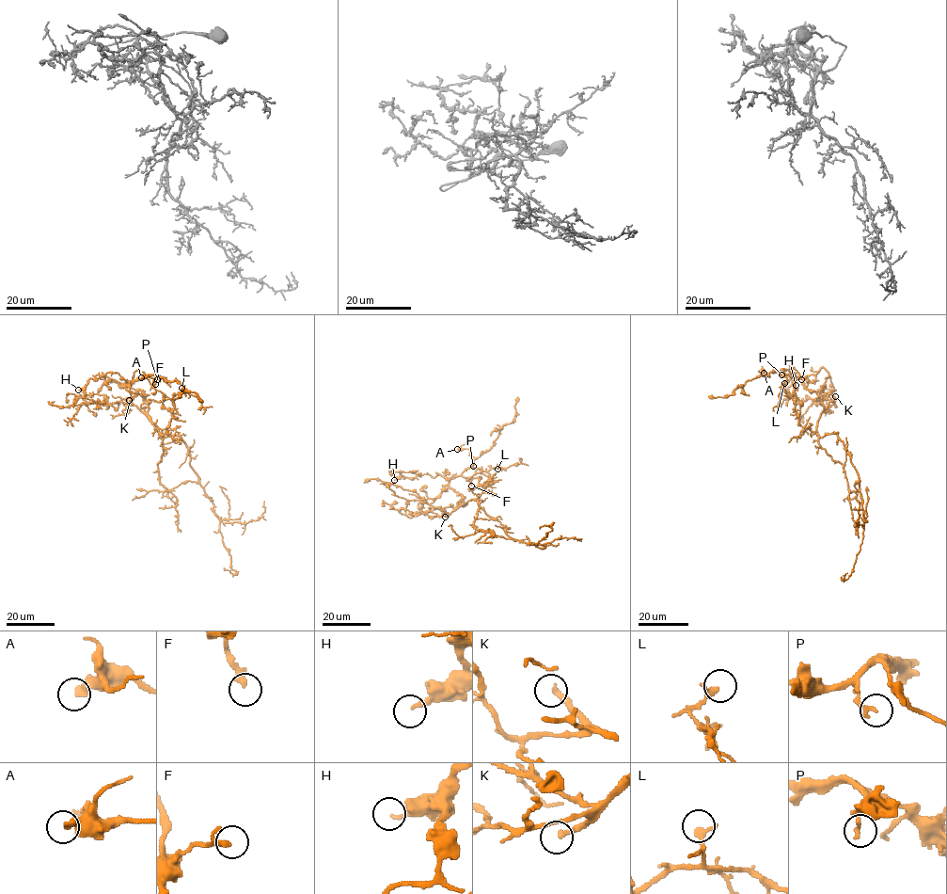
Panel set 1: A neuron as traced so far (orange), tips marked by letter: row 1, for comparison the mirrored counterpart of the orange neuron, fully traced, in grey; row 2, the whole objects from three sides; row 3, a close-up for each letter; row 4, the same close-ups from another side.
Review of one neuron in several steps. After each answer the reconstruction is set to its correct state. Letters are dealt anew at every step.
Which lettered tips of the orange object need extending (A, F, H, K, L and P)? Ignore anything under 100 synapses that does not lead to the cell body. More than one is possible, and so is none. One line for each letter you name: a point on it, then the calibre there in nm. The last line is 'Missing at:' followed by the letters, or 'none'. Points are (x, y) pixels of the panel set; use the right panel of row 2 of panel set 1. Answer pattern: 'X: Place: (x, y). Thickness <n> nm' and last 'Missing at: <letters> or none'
K: Place: (835, 396). Thickness 240 nm
Missing at: K

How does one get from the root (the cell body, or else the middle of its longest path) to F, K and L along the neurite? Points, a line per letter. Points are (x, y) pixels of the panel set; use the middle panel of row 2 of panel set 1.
F: (473, 500), (460, 506), (461, 495), (449, 487), (441, 492), (449, 480), (460, 475), (471, 486)
K: (473, 500), (445, 517)
L: (473, 500), (482, 491), (482, 485), (489, 479), (488, 470), (498, 466), (497, 469)

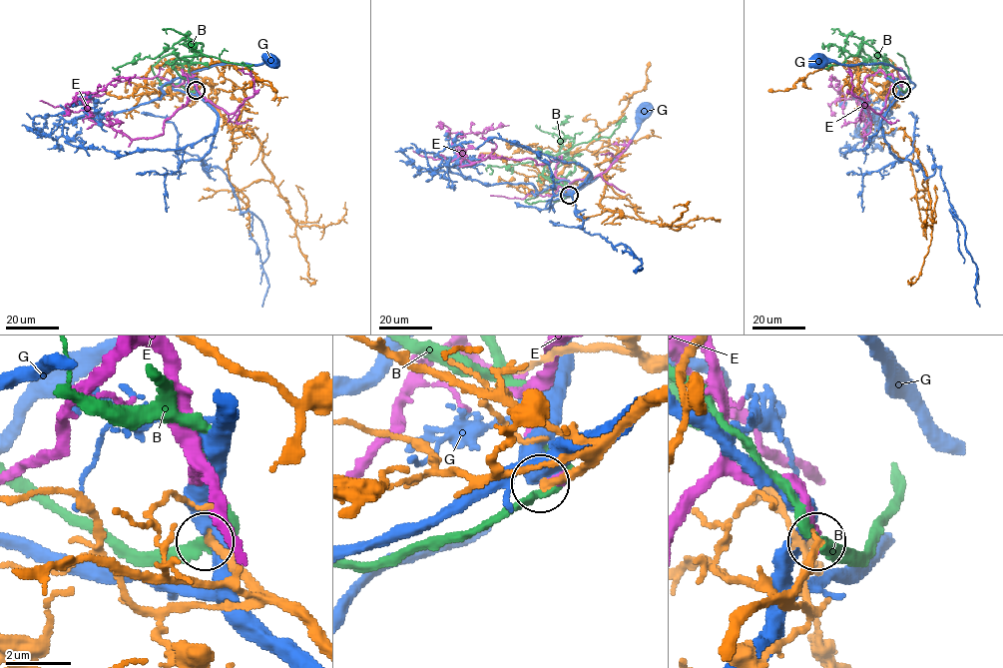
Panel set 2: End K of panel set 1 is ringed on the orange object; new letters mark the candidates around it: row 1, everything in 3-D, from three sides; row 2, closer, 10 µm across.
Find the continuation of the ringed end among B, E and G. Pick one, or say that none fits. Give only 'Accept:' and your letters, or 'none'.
Accept: none

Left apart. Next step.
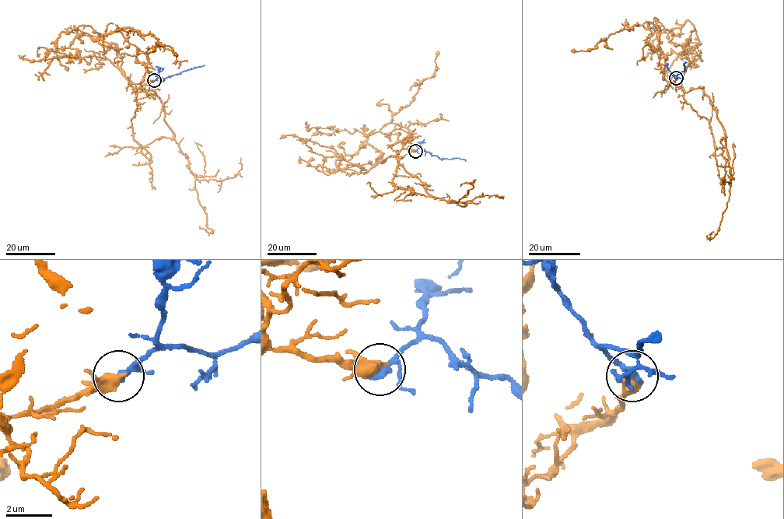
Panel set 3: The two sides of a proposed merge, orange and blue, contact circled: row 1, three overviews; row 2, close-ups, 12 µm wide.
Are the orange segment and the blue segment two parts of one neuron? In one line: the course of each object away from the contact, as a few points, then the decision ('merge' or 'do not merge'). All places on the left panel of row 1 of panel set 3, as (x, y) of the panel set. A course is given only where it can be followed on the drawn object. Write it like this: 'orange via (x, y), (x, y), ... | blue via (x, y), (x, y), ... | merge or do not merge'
orange via (154, 81), (132, 85), (114, 61), (119, 50), (103, 46), (99, 36), (127, 27), (151, 34), (176, 54) | blue via (154, 81), (204, 65) | merge

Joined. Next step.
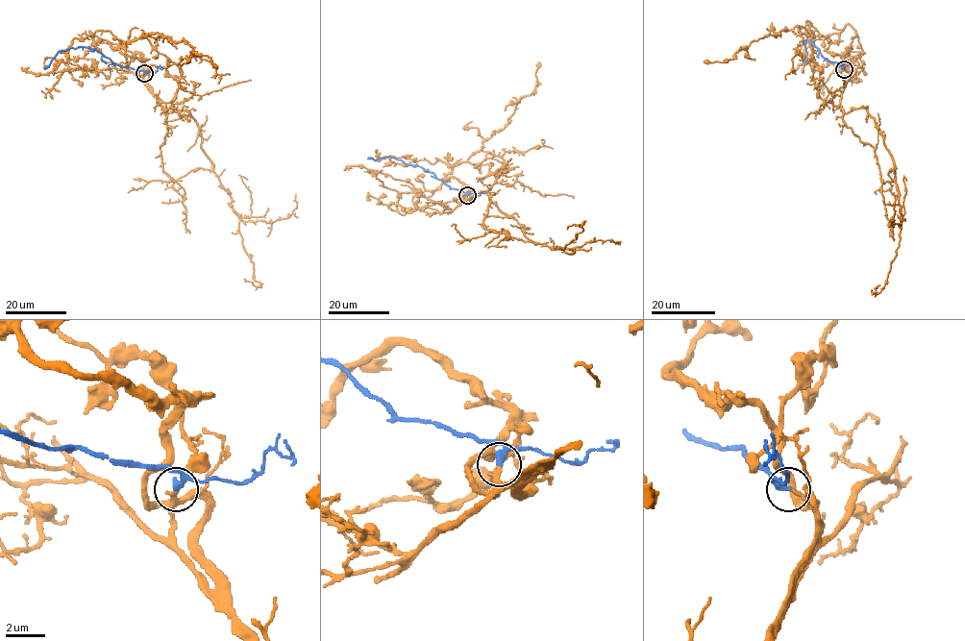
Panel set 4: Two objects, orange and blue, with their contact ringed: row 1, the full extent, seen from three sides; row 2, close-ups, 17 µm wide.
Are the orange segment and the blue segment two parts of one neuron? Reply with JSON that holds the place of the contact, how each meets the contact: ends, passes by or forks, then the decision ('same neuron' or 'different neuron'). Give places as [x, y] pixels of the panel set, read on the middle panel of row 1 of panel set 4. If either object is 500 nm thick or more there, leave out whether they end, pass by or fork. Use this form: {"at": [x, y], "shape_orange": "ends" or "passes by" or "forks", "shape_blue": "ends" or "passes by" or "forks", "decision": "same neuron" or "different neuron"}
{"at": [467, 195], "shape_orange": "ends", "shape_blue": "ends", "decision": "same neuron"}

